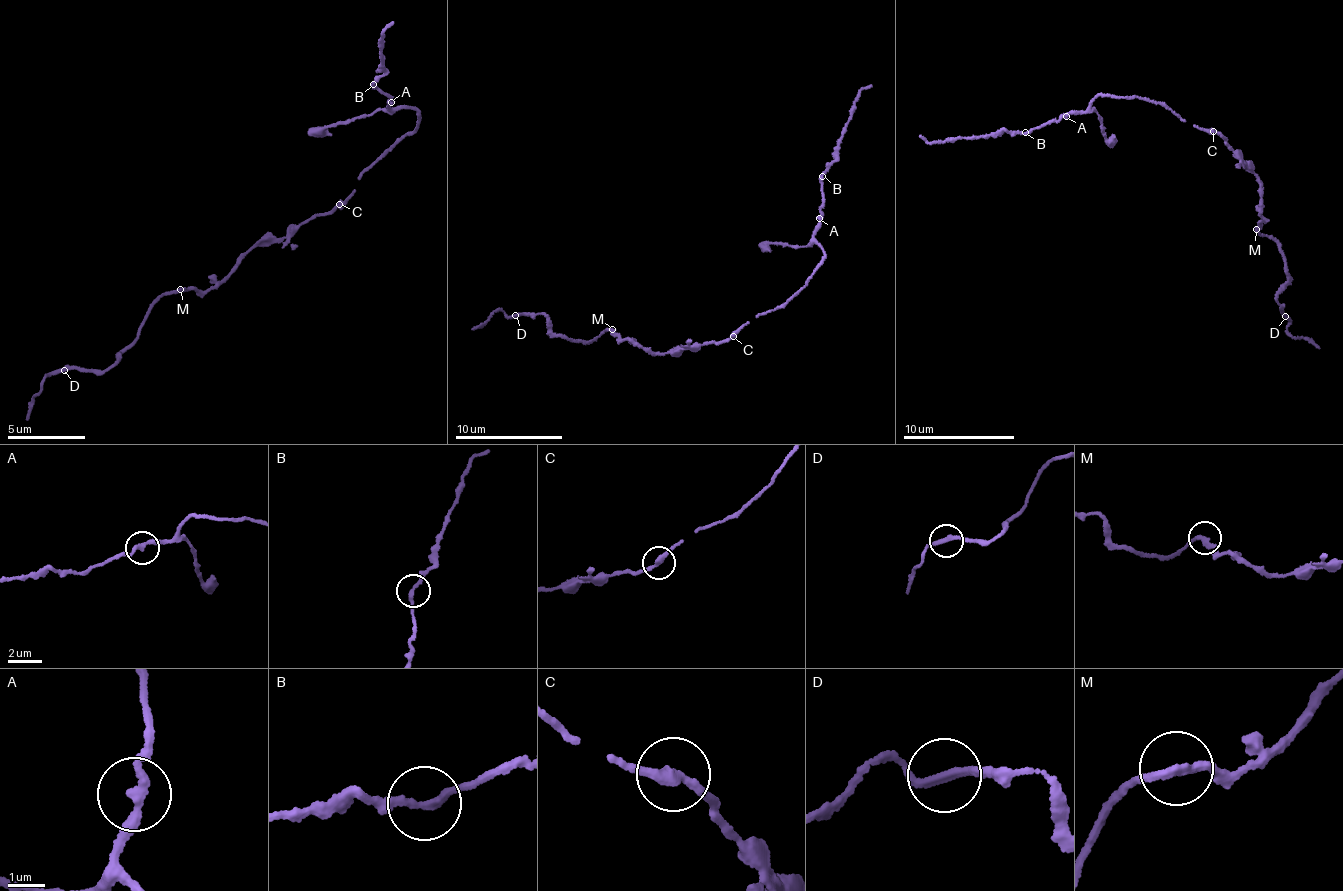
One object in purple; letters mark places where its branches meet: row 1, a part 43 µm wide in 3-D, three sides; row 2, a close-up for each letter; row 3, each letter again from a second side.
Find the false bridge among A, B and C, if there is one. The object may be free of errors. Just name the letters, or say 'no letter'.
C

